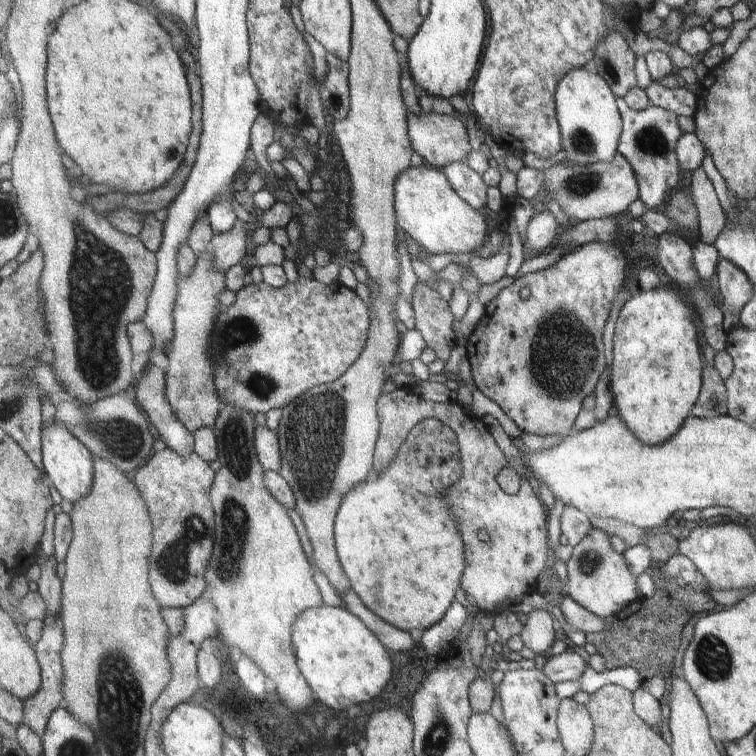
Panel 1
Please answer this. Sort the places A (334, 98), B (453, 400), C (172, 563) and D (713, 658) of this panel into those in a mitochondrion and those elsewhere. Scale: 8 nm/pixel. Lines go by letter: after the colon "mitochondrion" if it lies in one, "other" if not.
A: mitochondrion
B: other
C: mitochondrion
D: mitochondrion

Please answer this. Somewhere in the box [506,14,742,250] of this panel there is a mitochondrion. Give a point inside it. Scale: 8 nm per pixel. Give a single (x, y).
(649, 142)

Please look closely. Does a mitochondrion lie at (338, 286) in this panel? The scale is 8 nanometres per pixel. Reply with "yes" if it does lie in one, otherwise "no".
no

